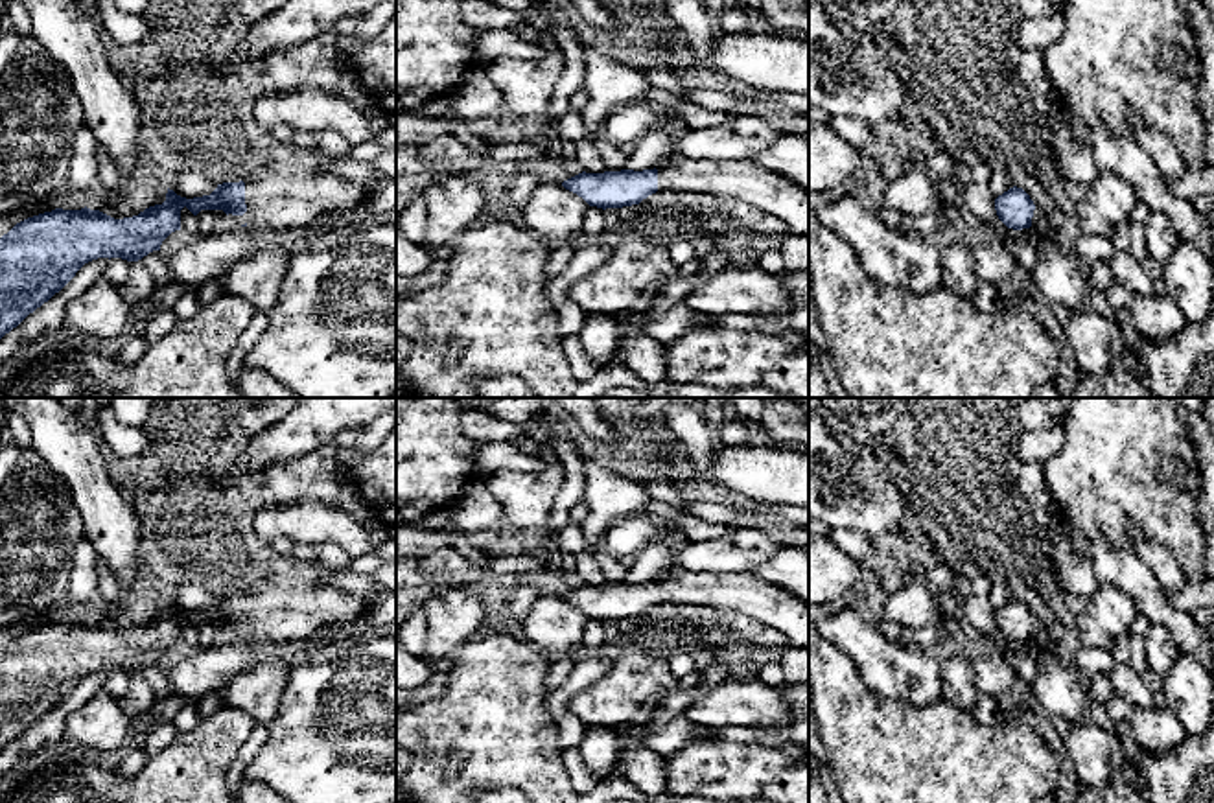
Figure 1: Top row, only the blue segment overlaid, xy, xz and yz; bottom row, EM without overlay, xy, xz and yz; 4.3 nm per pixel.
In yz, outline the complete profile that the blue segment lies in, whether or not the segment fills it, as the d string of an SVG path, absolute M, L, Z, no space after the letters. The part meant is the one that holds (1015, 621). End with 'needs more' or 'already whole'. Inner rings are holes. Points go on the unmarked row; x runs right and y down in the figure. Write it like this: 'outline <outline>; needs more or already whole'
outline M1010 600L995 611L995 623L998 632L1013 643L1032 639L1035 617L1022 600Z; already whole

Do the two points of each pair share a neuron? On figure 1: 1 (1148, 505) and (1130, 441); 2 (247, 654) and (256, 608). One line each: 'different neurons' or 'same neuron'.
1: same neuron
2: different neurons

